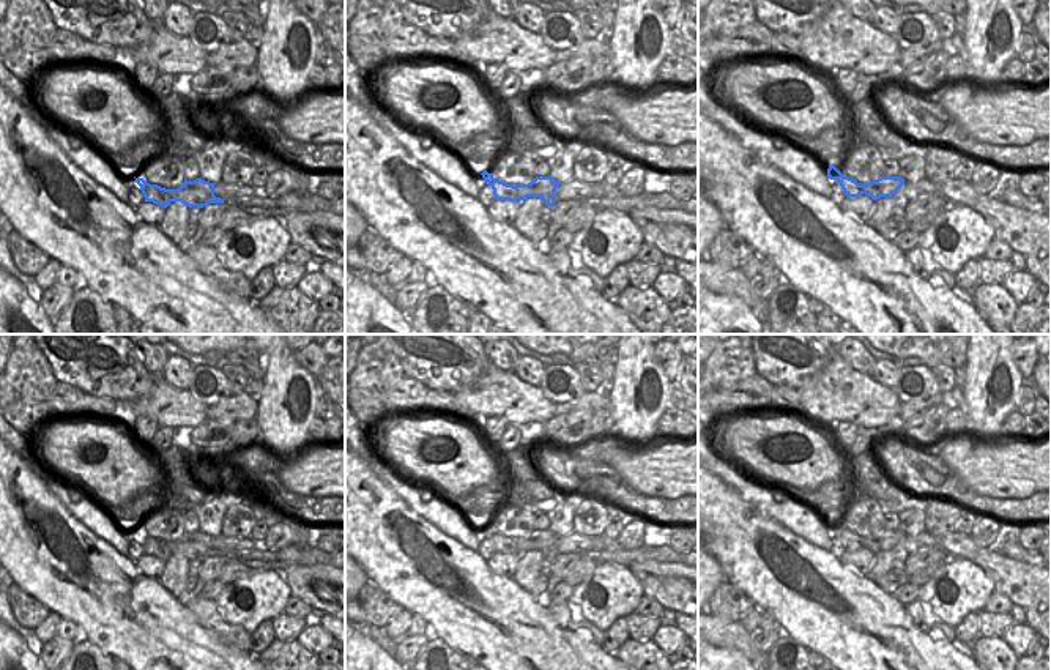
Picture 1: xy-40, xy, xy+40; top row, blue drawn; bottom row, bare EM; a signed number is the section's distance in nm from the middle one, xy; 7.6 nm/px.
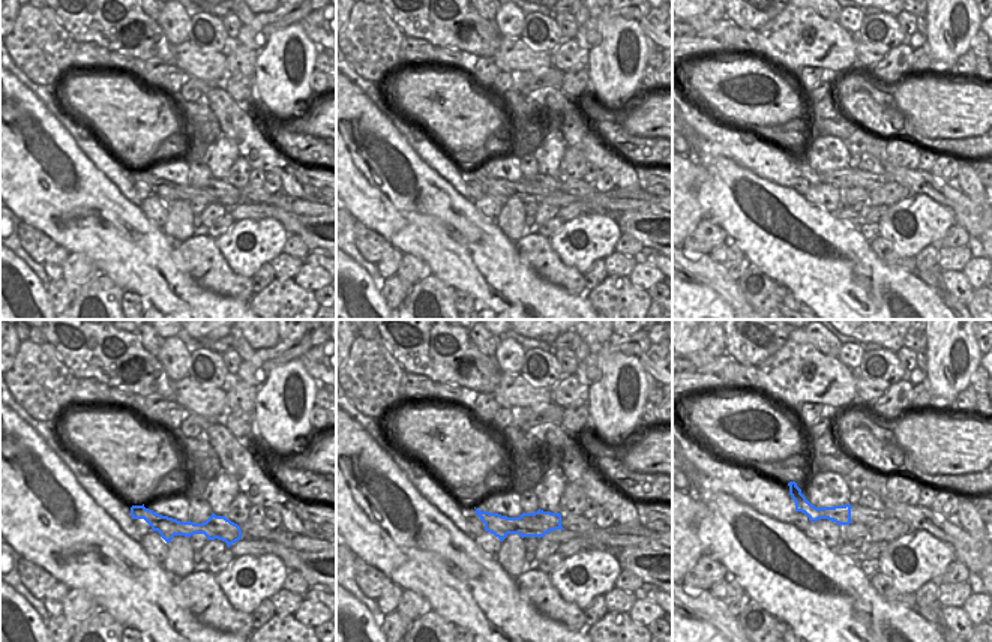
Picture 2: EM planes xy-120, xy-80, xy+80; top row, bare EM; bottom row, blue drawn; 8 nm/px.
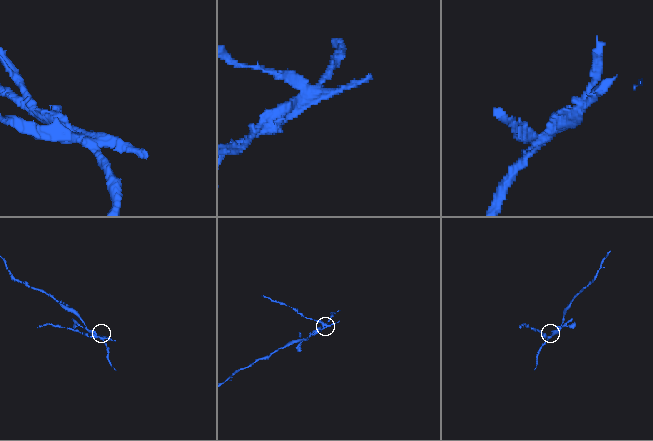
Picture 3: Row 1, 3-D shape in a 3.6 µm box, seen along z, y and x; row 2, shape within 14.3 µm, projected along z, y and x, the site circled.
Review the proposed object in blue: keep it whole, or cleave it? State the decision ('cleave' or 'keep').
cleave

